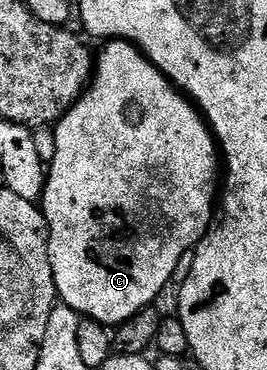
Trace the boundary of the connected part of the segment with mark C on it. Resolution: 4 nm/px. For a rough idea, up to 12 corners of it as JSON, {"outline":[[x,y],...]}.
{"outline":[[109,39],[56,122],[58,298],[116,327],[215,221],[200,109]]}

